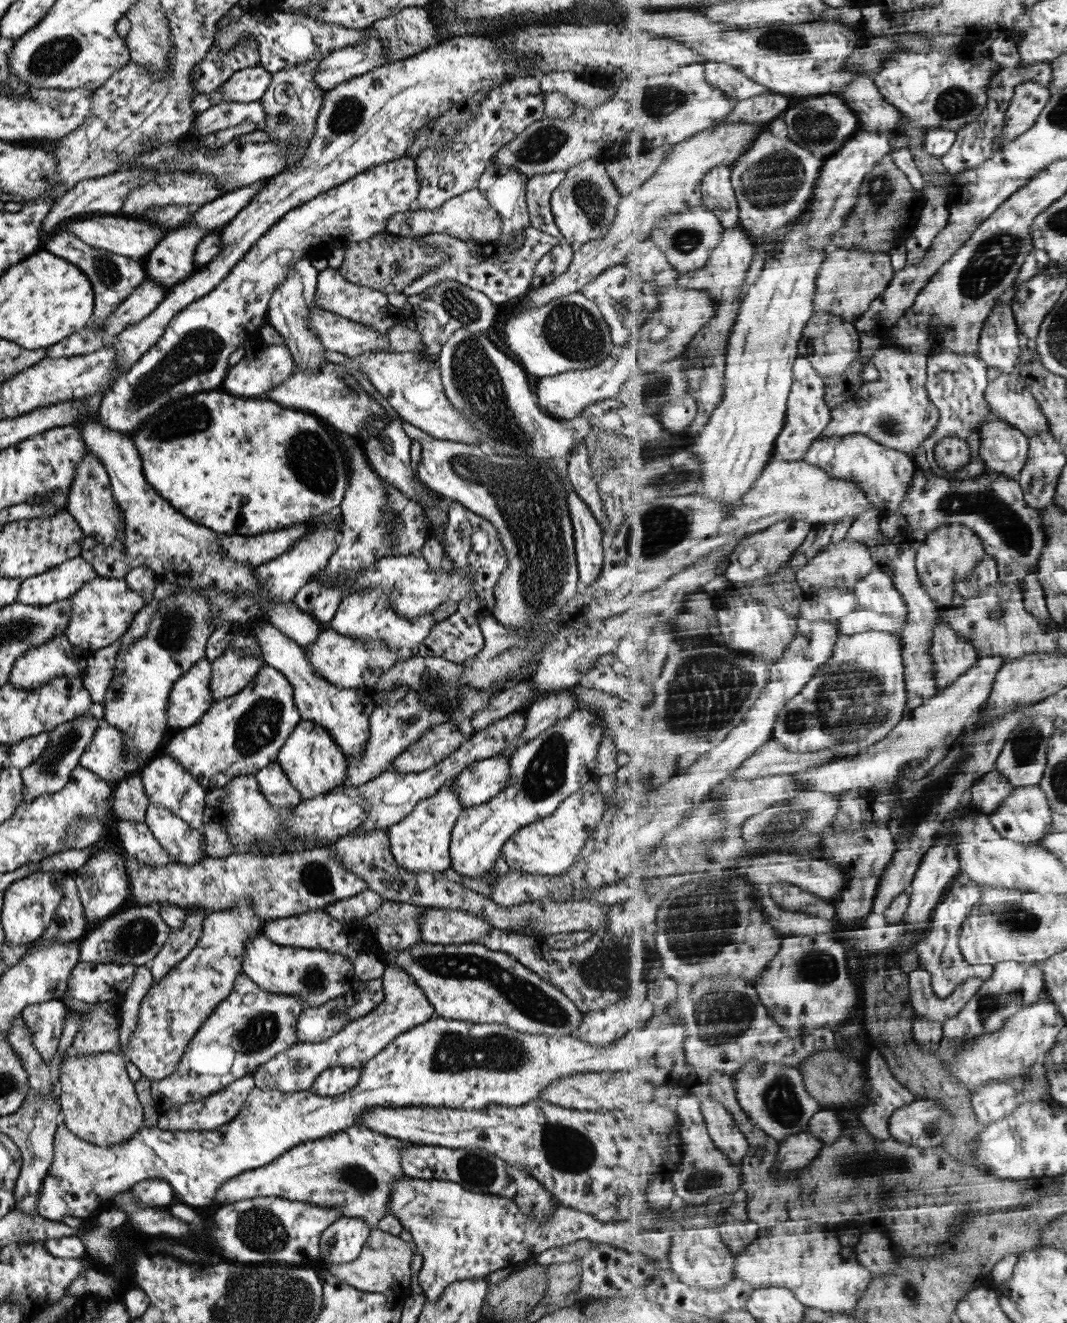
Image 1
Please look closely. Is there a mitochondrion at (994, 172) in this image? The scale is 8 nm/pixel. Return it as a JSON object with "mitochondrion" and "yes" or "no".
{"mitochondrion":"no"}

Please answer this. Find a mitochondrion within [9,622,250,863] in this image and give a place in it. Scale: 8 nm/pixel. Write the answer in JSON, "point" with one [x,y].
{"point":[62,744]}

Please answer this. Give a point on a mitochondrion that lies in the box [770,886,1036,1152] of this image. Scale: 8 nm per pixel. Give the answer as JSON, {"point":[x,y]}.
{"point":[819,967]}

